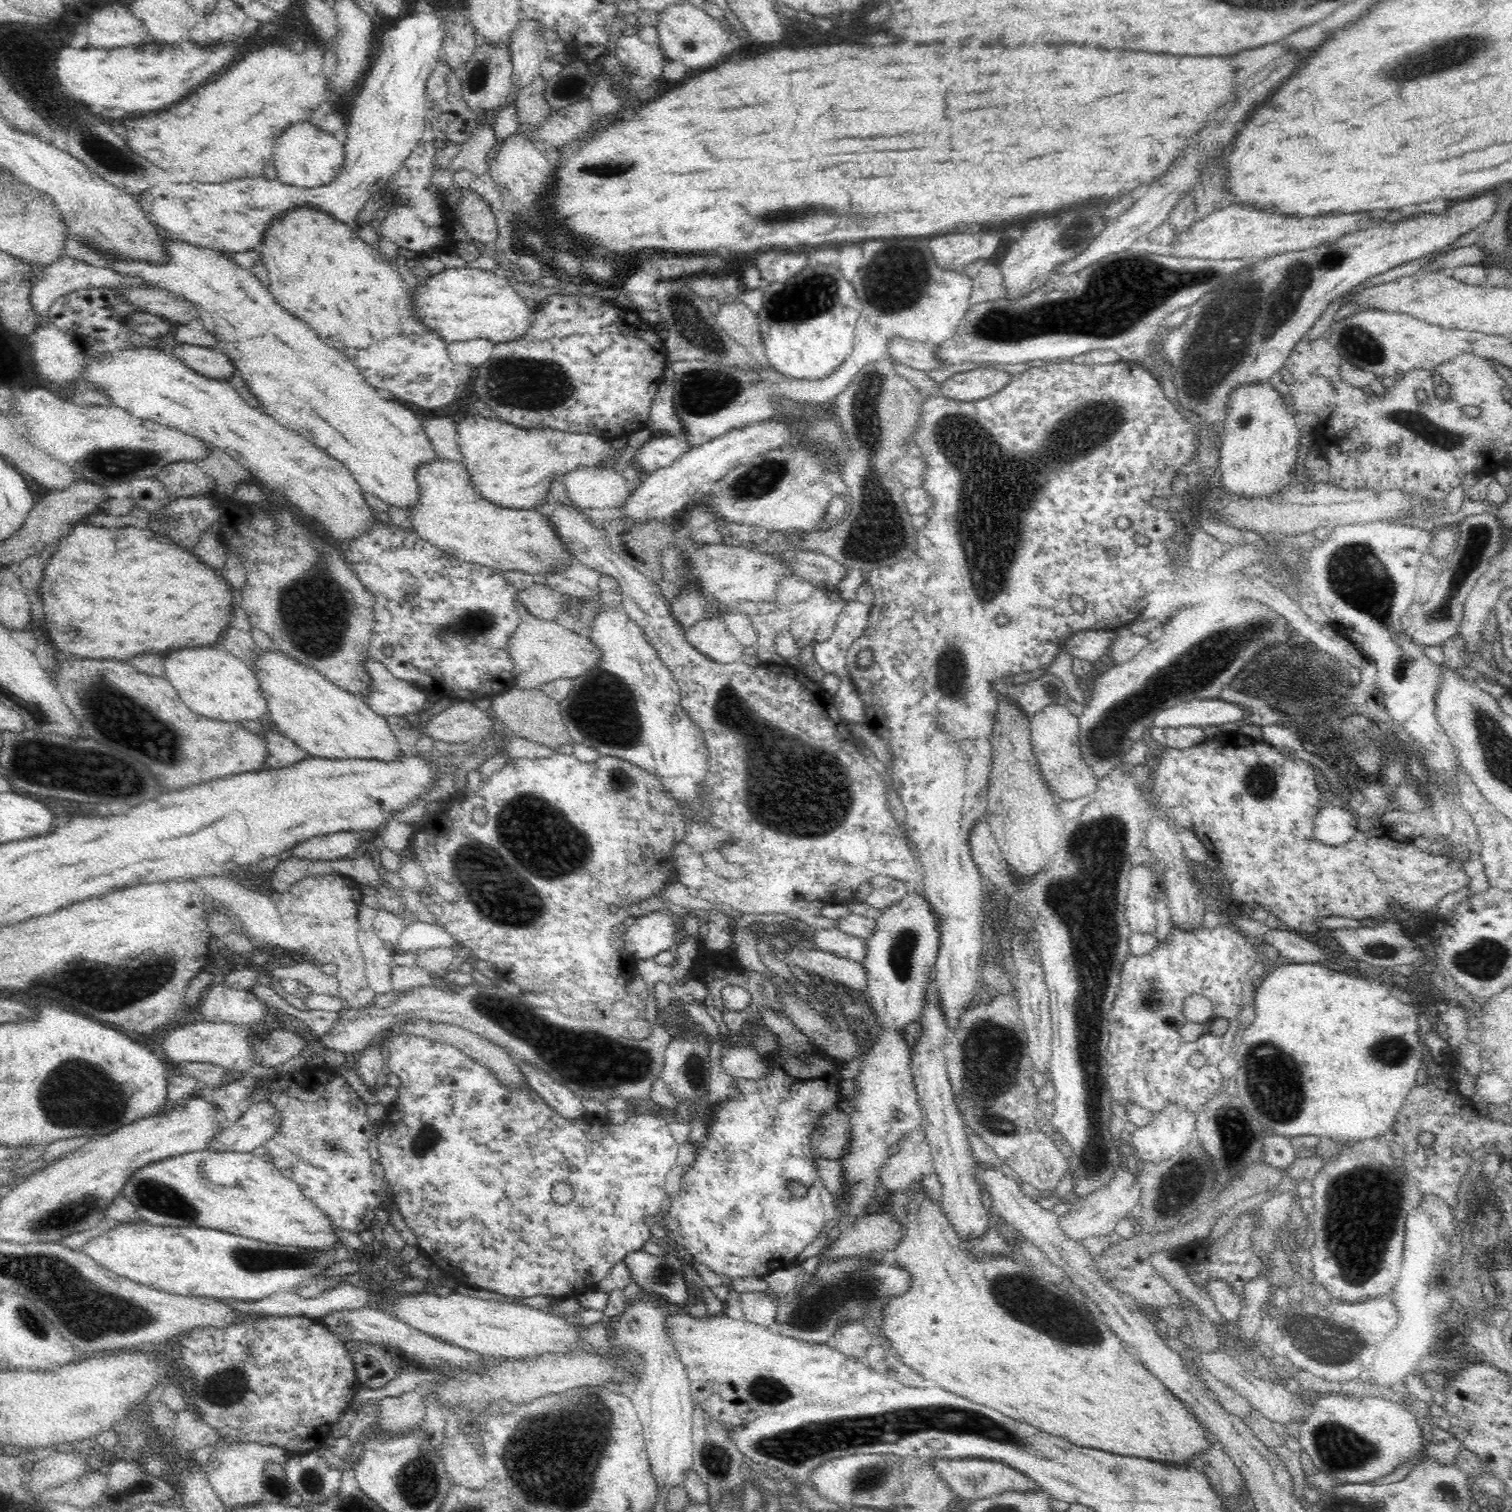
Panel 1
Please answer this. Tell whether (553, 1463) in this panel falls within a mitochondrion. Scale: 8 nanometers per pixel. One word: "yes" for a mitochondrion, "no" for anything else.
yes

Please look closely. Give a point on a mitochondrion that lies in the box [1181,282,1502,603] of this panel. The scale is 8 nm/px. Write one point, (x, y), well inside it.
(1444, 439)

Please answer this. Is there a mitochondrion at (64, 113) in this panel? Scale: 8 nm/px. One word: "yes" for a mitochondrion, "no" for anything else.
yes

